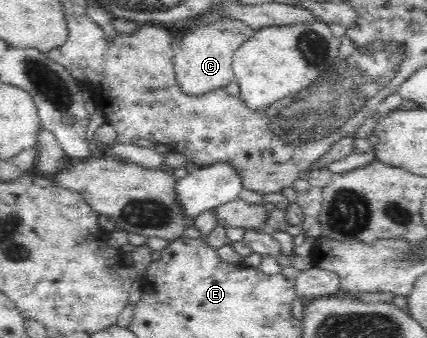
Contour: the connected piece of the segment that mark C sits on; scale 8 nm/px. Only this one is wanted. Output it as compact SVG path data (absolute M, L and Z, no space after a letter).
M223 18L211 22L209 25L199 25L186 33L182 40L177 41L173 55L176 82L179 84L181 91L187 95L205 95L205 93L211 93L211 91L215 91L215 89L227 87L227 85L234 80L232 57L235 51L237 51L245 41L251 39L251 37L255 35L255 32L253 28L247 26L245 22L241 22L239 19Z

